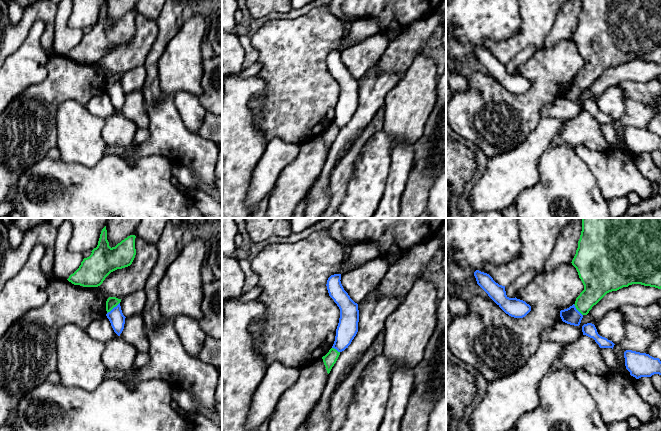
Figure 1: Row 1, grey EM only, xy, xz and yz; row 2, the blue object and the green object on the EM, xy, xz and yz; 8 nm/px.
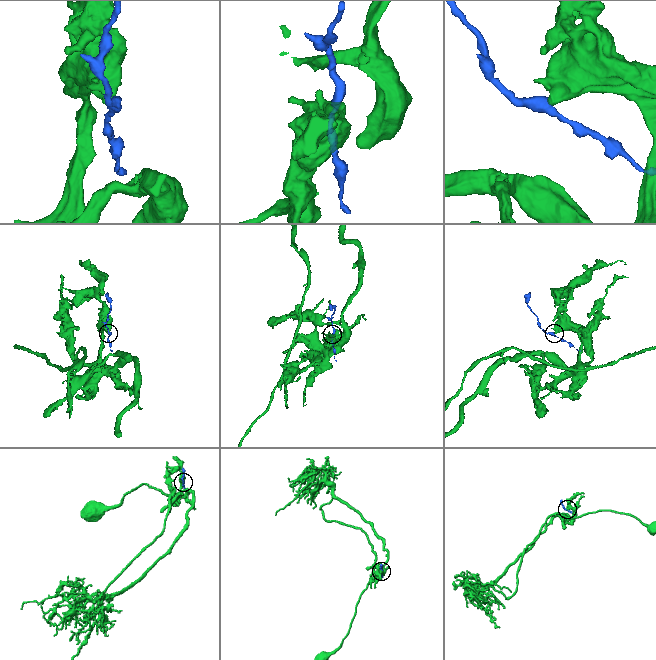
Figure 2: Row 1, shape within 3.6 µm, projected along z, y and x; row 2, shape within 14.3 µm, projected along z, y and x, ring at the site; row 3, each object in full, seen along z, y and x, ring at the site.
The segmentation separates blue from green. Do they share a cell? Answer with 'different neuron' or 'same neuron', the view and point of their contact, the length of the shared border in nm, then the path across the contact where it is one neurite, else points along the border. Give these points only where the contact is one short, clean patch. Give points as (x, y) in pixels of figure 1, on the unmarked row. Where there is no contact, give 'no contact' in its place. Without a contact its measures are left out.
different neuron; contact xy (114, 83); length 140 nm; border xy (119, 78), (107, 89)

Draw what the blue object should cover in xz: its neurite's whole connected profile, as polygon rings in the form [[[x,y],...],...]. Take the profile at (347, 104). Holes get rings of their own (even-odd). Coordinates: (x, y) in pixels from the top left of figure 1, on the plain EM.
[[[341,50],[331,51],[327,56],[329,72],[340,85],[339,99],[336,105],[332,124],[338,128],[344,127],[351,120],[358,108],[359,86],[341,60]]]

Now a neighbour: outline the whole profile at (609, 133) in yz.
[[[601,124],[601,130],[602,130],[604,138],[610,144],[615,144],[615,145],[621,144],[622,140],[617,135],[617,132],[615,131],[612,124]]]

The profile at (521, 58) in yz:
[[[529,46],[518,53],[512,60],[505,62],[506,71],[509,74],[515,74],[517,69],[525,64],[538,49],[535,46]]]

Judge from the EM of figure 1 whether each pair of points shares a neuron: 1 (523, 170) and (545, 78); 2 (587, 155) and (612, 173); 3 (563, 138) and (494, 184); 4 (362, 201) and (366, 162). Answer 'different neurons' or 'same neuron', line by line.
1: different neurons
2: same neuron
3: different neurons
4: same neuron

